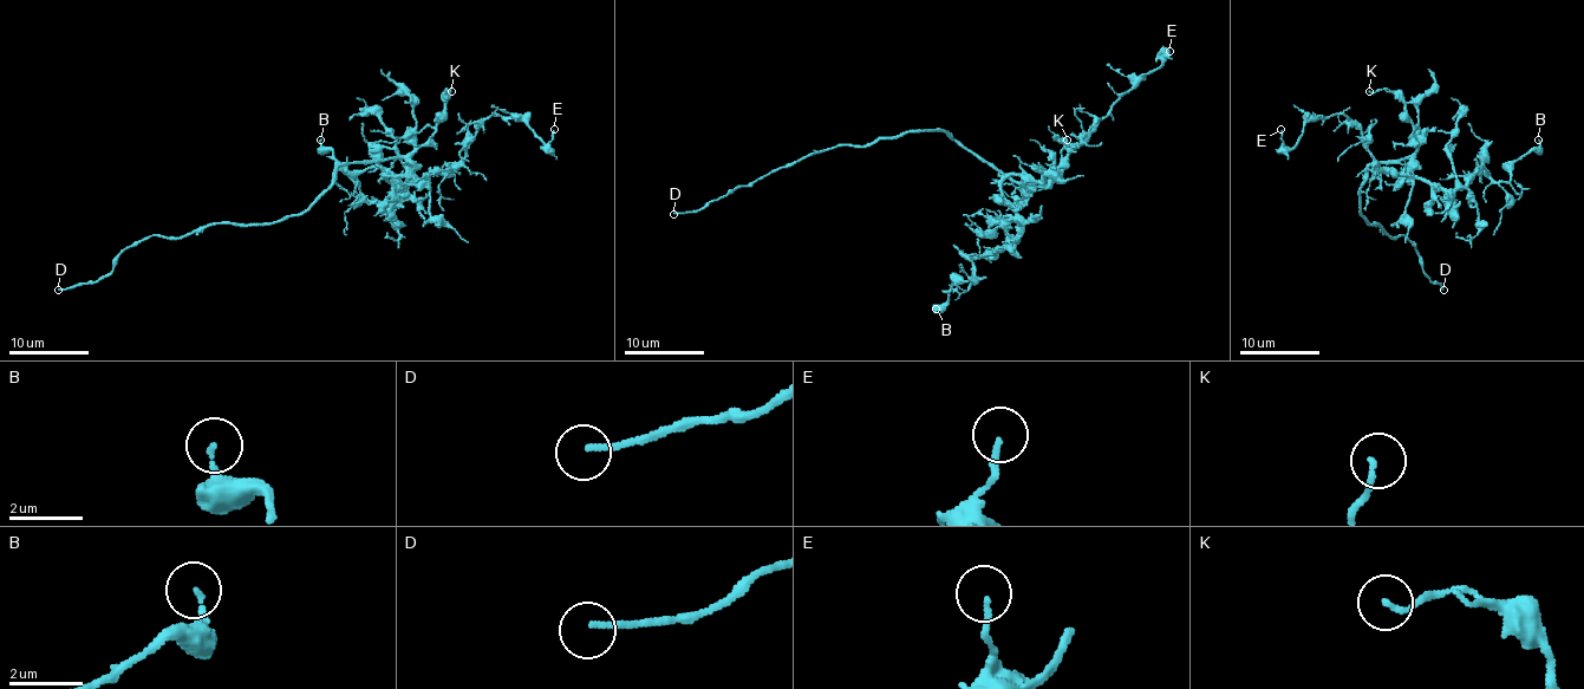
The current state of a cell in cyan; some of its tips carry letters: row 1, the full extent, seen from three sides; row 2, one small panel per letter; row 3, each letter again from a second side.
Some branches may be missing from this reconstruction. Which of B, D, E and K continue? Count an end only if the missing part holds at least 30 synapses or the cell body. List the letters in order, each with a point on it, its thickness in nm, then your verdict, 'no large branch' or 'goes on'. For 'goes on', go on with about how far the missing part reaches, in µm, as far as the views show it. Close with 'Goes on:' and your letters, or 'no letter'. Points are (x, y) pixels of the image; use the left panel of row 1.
B: place (320, 140); calibre 140 nm; no large branch
D: place (58, 290); calibre 160 nm; goes on; missing 5 µm
E: place (554, 129); calibre 160 nm; no large branch
K: place (451, 91); calibre 140 nm; no large branch
Goes on: D

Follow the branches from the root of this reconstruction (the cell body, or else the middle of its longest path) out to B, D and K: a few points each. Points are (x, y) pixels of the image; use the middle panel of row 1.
B: (952, 140), (1021, 177), (1003, 182), (1018, 234), (975, 255), (972, 275), (936, 309)
D: (952, 140), (944, 131), (906, 131), (864, 145), (834, 145), (786, 163), (697, 209), (673, 214)
K: (952, 140), (1016, 182), (1030, 186), (1050, 183), (1061, 174), (1061, 149), (1067, 140)

